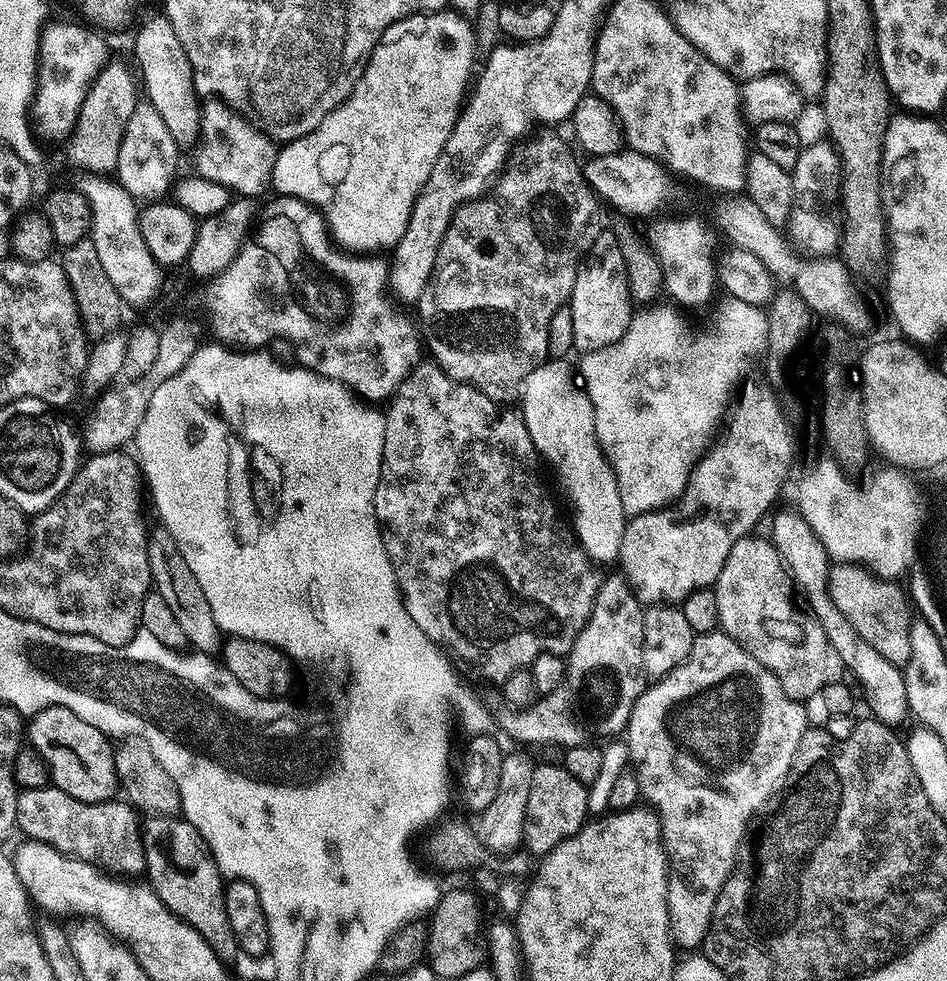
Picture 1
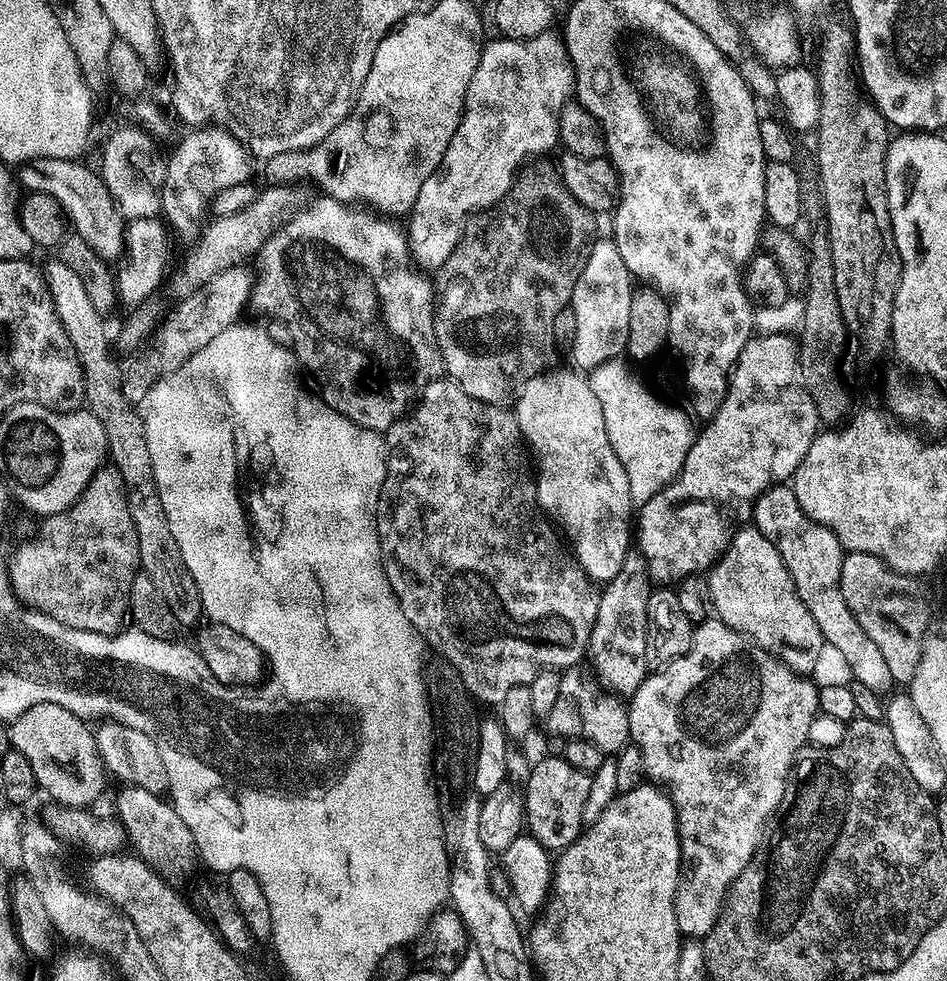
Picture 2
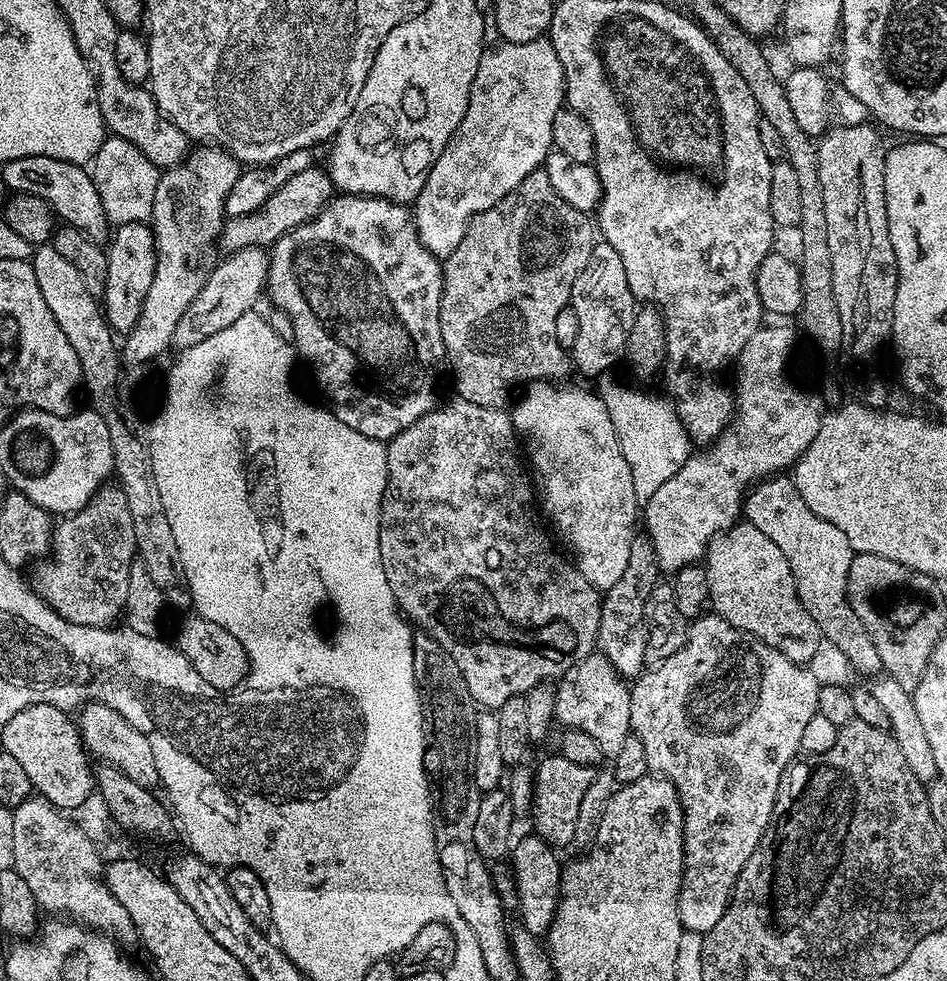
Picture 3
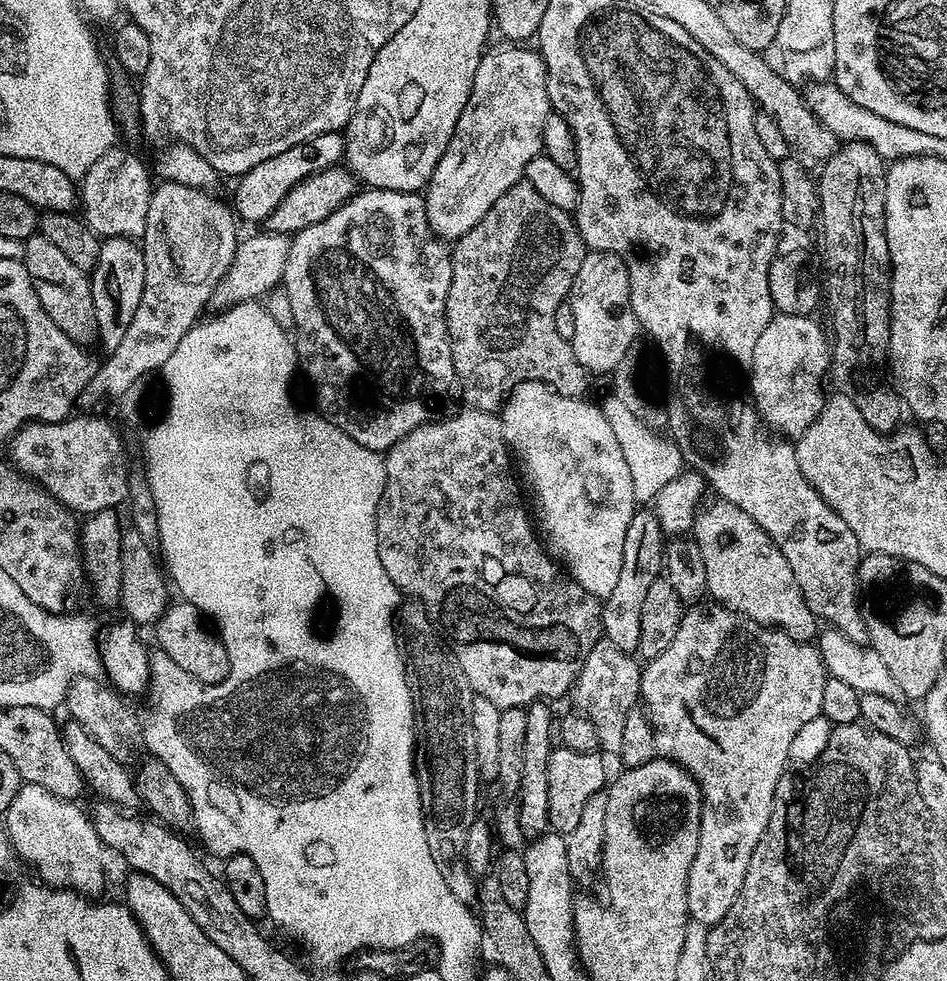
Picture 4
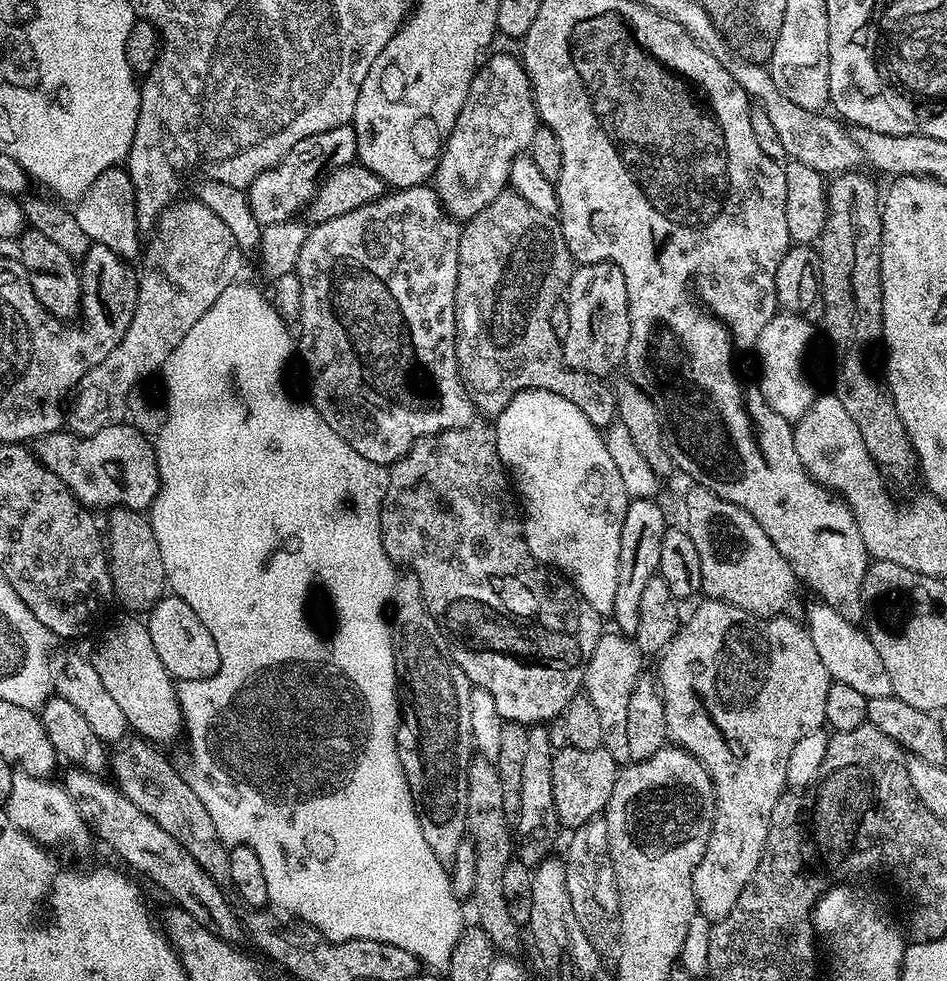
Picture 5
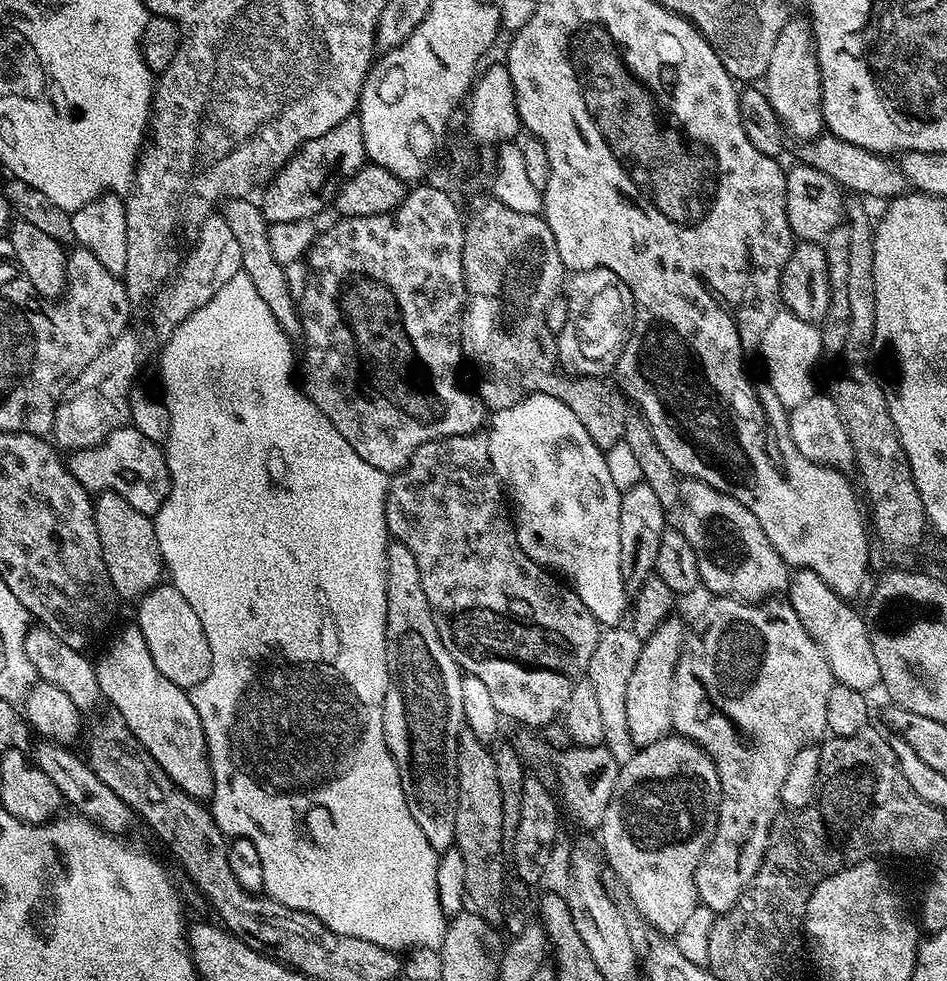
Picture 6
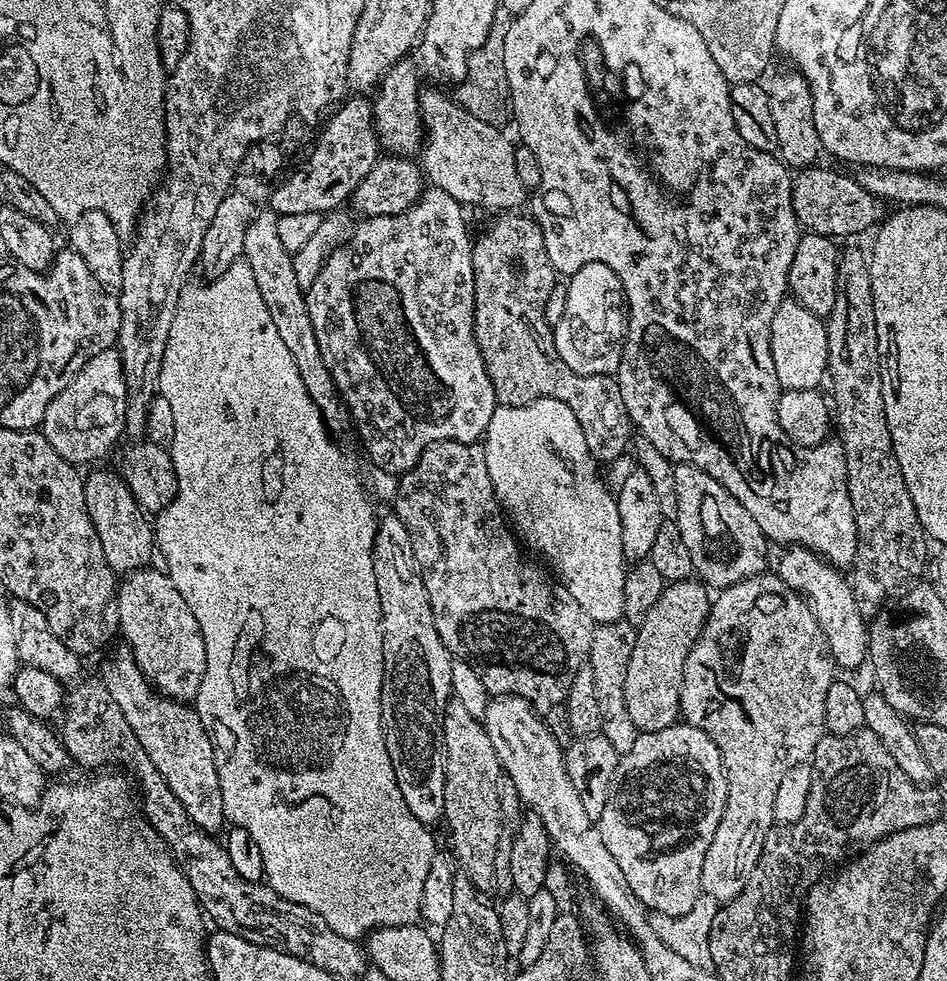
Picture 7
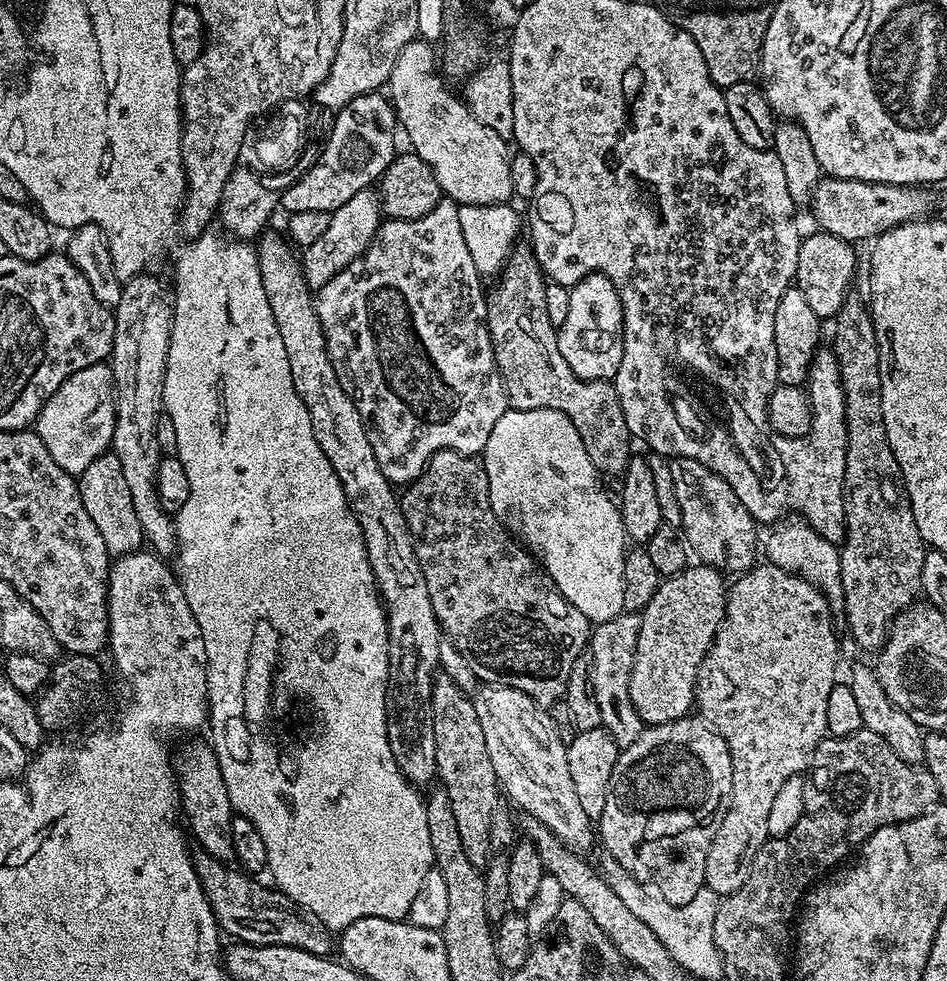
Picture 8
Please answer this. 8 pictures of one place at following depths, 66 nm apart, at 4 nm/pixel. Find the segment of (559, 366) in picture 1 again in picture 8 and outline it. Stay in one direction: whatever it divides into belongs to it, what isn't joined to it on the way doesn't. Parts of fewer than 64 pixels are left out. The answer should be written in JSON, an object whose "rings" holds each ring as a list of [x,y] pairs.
{"rings":[[[549,408],[504,412],[502,418],[498,418],[498,422],[494,422],[494,430],[490,430],[490,438],[484,447],[482,459],[488,479],[488,489],[490,490],[490,506],[494,510],[494,514],[499,518],[501,524],[512,533],[513,537],[536,557],[544,571],[547,572],[548,577],[556,583],[560,593],[571,604],[578,606],[578,610],[582,610],[582,614],[586,614],[586,618],[593,625],[601,624],[610,618],[619,616],[624,611],[624,599],[622,598],[622,570],[624,569],[624,557],[626,555],[624,523],[620,517],[617,501],[613,497],[611,500],[608,497],[607,490],[600,485],[601,473],[597,472],[594,462],[590,462],[590,454],[586,454],[586,446],[582,446],[582,438],[578,438],[578,430],[574,430],[574,422],[570,422],[570,418],[566,418],[566,414]]]}

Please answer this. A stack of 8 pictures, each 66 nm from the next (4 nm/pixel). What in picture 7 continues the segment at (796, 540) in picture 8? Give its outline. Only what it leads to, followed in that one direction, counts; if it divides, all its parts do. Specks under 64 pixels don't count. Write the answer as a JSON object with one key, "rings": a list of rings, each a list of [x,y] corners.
{"rings":[[[788,546],[781,552],[784,553],[781,554],[780,561],[777,562],[776,568],[774,564],[775,575],[780,576],[782,582],[786,582],[786,586],[790,586],[790,590],[794,590],[799,596],[807,600],[810,610],[818,622],[818,626],[822,626],[822,634],[830,646],[830,654],[832,655],[832,659],[836,662],[837,669],[856,668],[863,660],[865,663],[865,661],[869,659],[869,621],[866,619],[865,613],[861,612],[860,604],[854,598],[854,590],[852,589],[849,577],[845,575],[841,569],[835,568],[834,565],[821,558],[816,552],[811,552],[809,548]]]}

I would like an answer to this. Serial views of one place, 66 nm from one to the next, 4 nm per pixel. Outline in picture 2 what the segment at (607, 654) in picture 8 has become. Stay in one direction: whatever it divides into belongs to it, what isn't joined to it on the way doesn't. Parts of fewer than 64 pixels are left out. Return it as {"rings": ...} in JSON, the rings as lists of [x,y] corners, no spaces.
{"rings":[[[573,666],[561,675],[564,688],[558,686],[558,699],[554,701],[556,724],[560,724],[561,732],[572,732],[568,740],[585,740],[606,754],[619,754],[630,744],[630,726],[628,710],[623,699],[604,692],[587,671],[579,672]]]}

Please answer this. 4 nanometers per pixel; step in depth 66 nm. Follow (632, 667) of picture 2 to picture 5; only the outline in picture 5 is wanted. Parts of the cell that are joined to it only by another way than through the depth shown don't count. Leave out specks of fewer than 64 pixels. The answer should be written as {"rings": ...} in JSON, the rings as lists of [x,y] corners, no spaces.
{"rings":[[[652,498],[629,499],[626,518],[622,522],[622,542],[618,554],[618,586],[614,593],[614,610],[610,620],[615,631],[635,634],[638,630],[638,609],[645,586],[660,571],[662,538],[670,526],[664,521],[664,512]]]}

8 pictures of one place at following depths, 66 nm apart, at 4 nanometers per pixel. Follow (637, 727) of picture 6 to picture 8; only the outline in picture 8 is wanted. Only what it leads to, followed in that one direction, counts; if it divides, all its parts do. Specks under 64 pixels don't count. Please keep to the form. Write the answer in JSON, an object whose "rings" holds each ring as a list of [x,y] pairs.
{"rings":[[[693,563],[678,574],[661,579],[654,598],[650,598],[643,612],[639,613],[638,646],[634,654],[634,666],[630,670],[630,702],[634,702],[634,710],[638,710],[645,725],[674,722],[693,711],[700,663],[708,655],[720,623],[724,621],[724,580],[722,573],[709,564]]]}

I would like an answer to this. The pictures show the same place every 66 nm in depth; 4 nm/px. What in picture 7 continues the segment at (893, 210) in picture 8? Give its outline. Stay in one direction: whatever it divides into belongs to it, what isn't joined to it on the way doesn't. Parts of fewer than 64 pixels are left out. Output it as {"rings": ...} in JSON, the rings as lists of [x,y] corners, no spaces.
{"rings":[[[809,166],[795,173],[792,182],[792,205],[796,222],[801,229],[823,236],[841,238],[856,236],[859,232],[875,229],[886,216],[885,201],[871,196],[855,175],[835,172],[832,168]]]}

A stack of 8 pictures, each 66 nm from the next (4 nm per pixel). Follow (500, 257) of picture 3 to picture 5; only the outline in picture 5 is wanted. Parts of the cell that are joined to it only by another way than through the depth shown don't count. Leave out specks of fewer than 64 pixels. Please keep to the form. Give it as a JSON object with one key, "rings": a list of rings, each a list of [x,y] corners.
{"rings":[[[505,190],[502,194],[498,194],[498,198],[494,198],[494,202],[490,202],[490,206],[486,206],[486,210],[474,214],[474,218],[467,220],[461,227],[460,241],[458,242],[458,290],[456,291],[456,361],[460,367],[460,379],[468,394],[468,399],[476,405],[481,413],[485,412],[489,416],[488,418],[499,416],[504,405],[509,404],[517,392],[523,392],[526,388],[545,388],[566,398],[566,402],[574,402],[574,406],[578,406],[578,410],[582,410],[582,414],[586,414],[586,418],[590,418],[590,422],[595,428],[607,429],[608,425],[617,419],[615,391],[609,385],[607,388],[601,377],[582,370],[574,370],[568,365],[564,360],[561,337],[556,336],[554,326],[550,326],[550,310],[554,310],[554,306],[565,299],[573,271],[574,261],[566,246],[566,238],[562,234],[559,219],[555,215],[538,210],[526,198],[513,190]]]}

